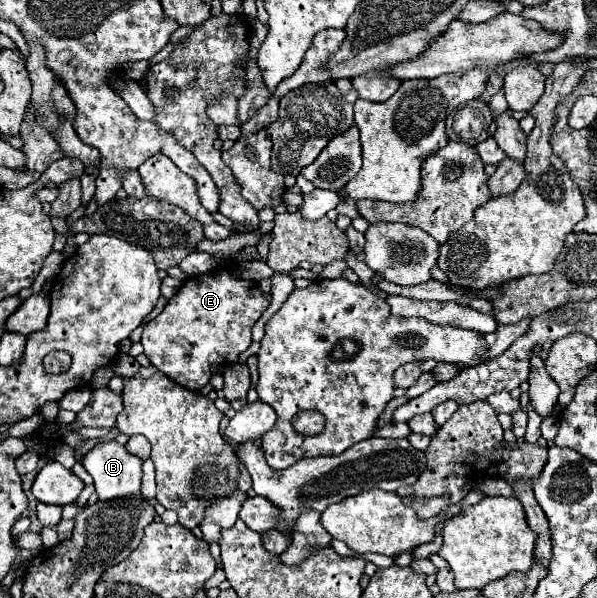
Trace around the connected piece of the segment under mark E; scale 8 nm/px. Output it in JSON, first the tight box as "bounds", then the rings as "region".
{"bounds":[141,265,271,391],"region":[[[226,265],[217,267],[213,273],[207,273],[207,275],[189,277],[183,281],[181,289],[169,299],[165,309],[145,325],[145,331],[141,337],[145,355],[167,377],[171,377],[173,381],[177,381],[187,389],[199,391],[203,385],[209,383],[213,365],[237,363],[239,355],[251,345],[251,327],[269,307],[269,303],[271,303],[271,297],[263,293],[255,281],[233,277],[232,270],[228,270]]]}

